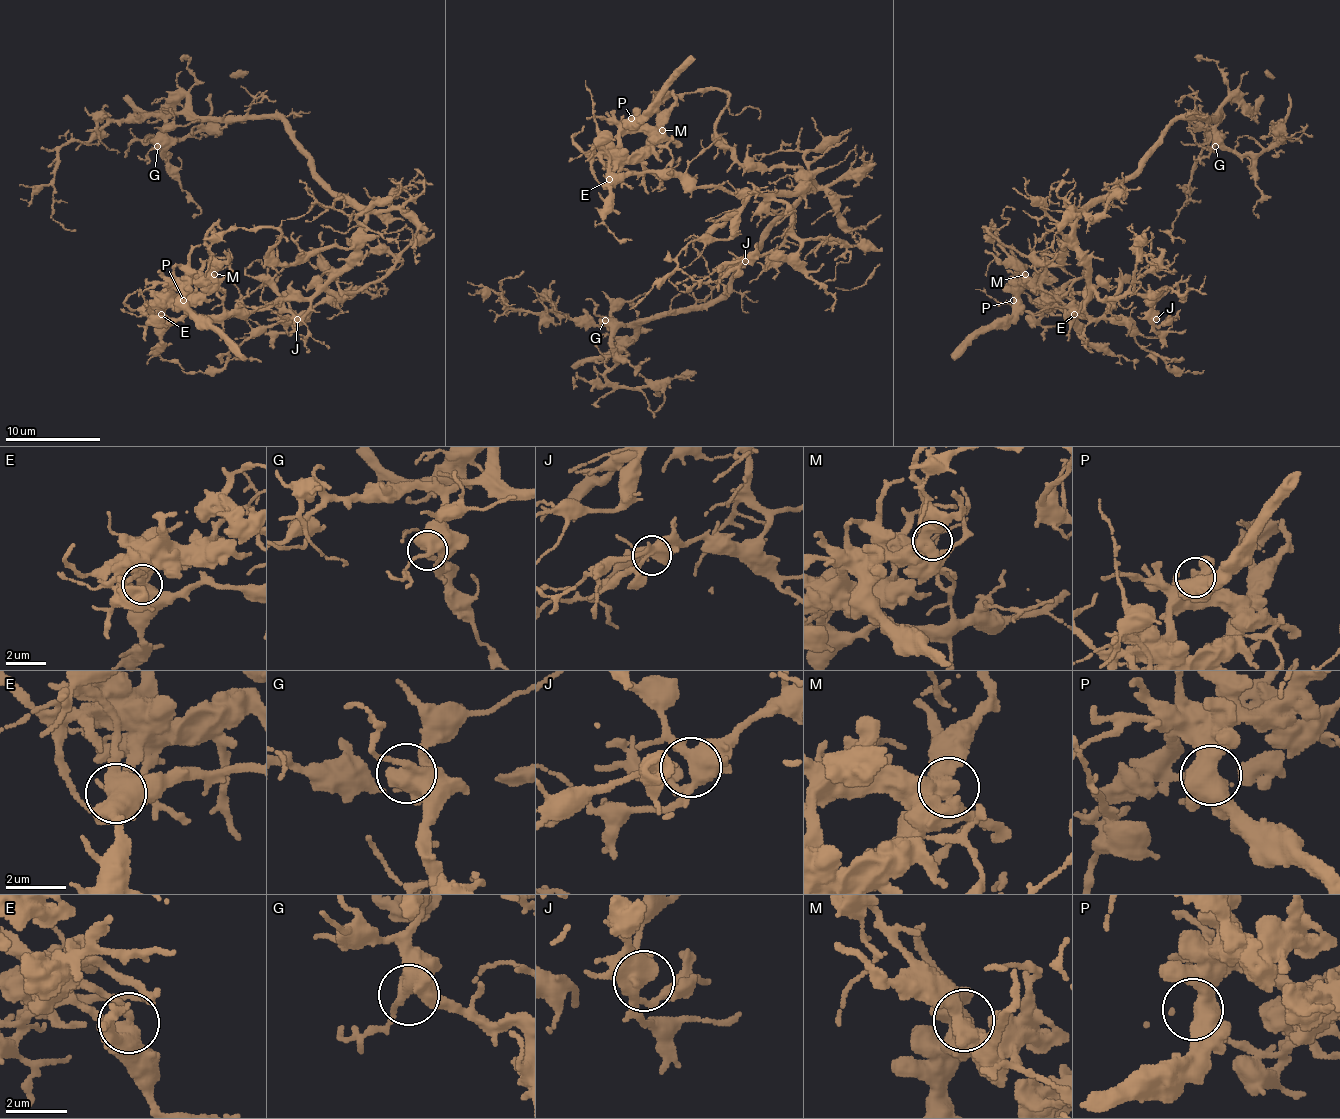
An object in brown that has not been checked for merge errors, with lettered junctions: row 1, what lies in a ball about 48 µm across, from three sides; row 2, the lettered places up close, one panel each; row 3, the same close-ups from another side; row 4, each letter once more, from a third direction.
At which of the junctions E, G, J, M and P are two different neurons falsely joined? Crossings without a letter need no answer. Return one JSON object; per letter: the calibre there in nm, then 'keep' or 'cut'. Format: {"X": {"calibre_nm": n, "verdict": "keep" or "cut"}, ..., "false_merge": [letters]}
{"E": {"calibre_nm": 440, "verdict": "cut"}, "G": {"calibre_nm": 550, "verdict": "keep"}, "J": {"calibre_nm": 480, "verdict": "keep"}, "M": {"calibre_nm": 550, "verdict": "keep"}, "P": {"calibre_nm": 650, "verdict": "keep"}, "false_merge": ["E"]}

